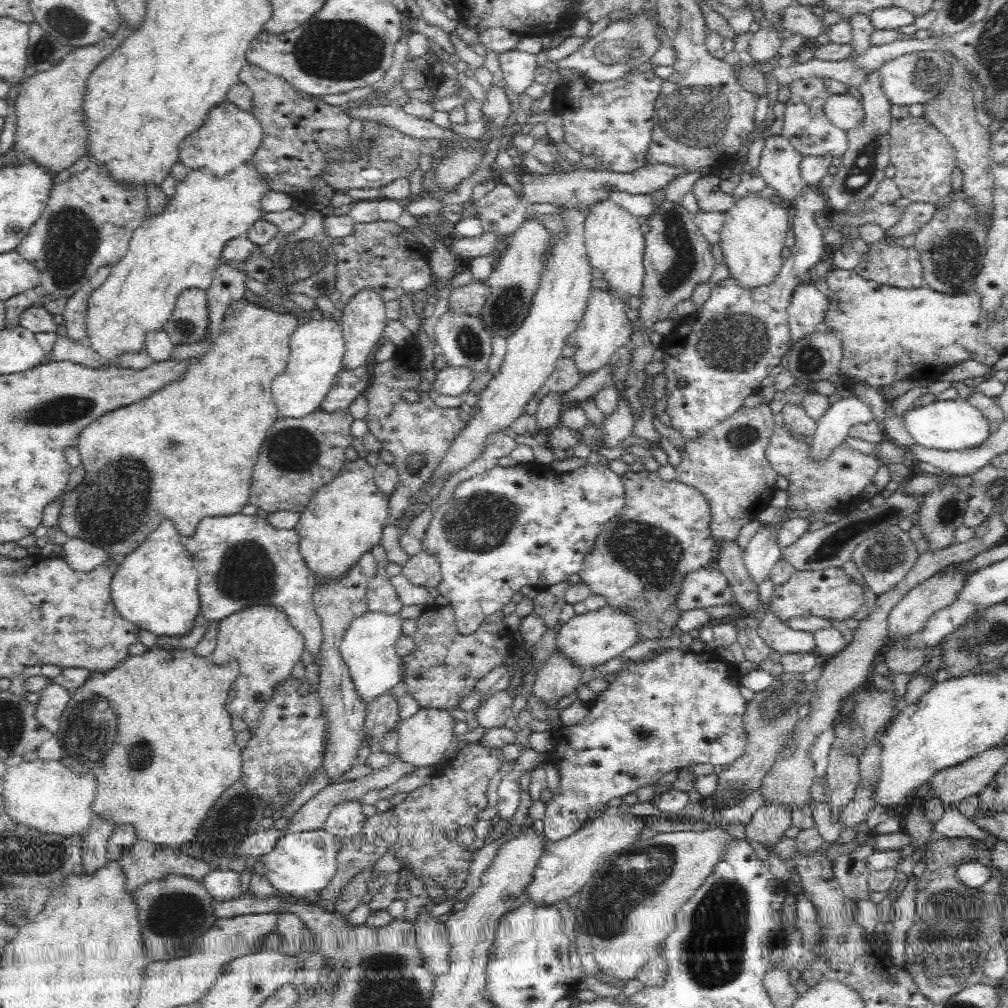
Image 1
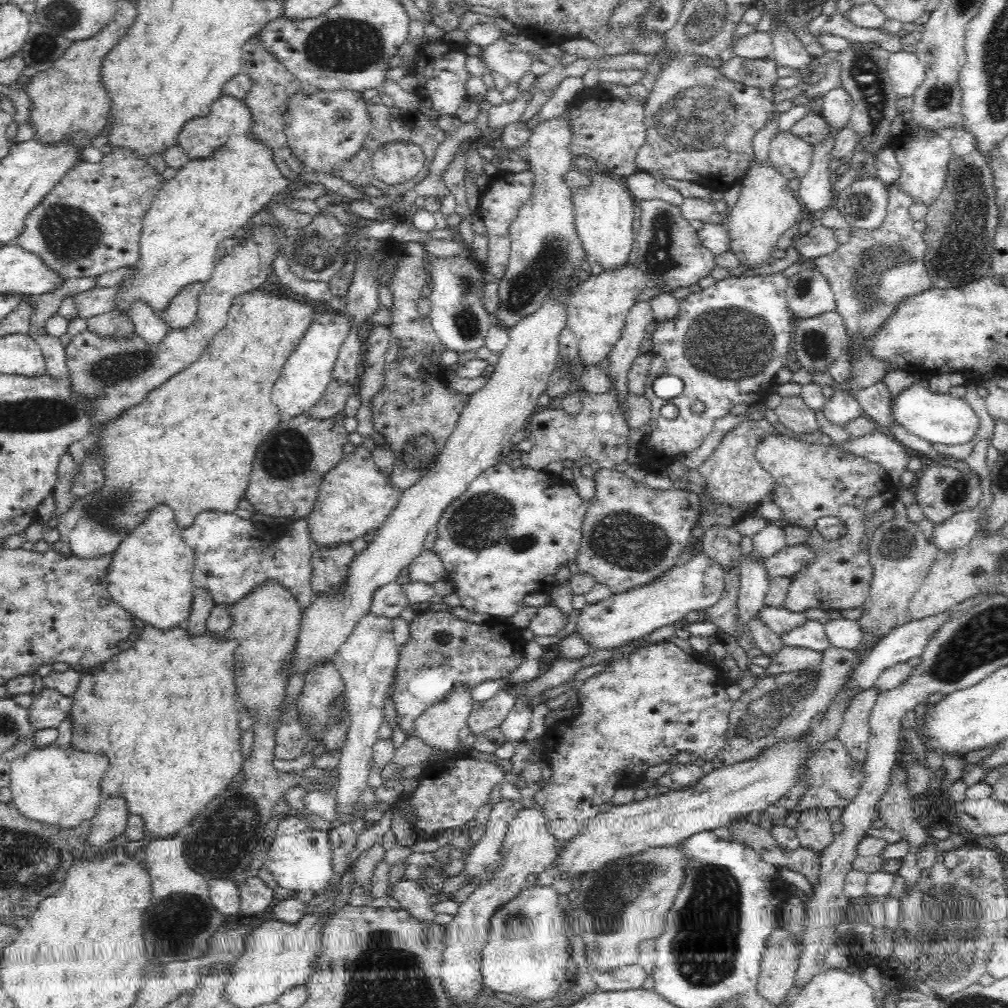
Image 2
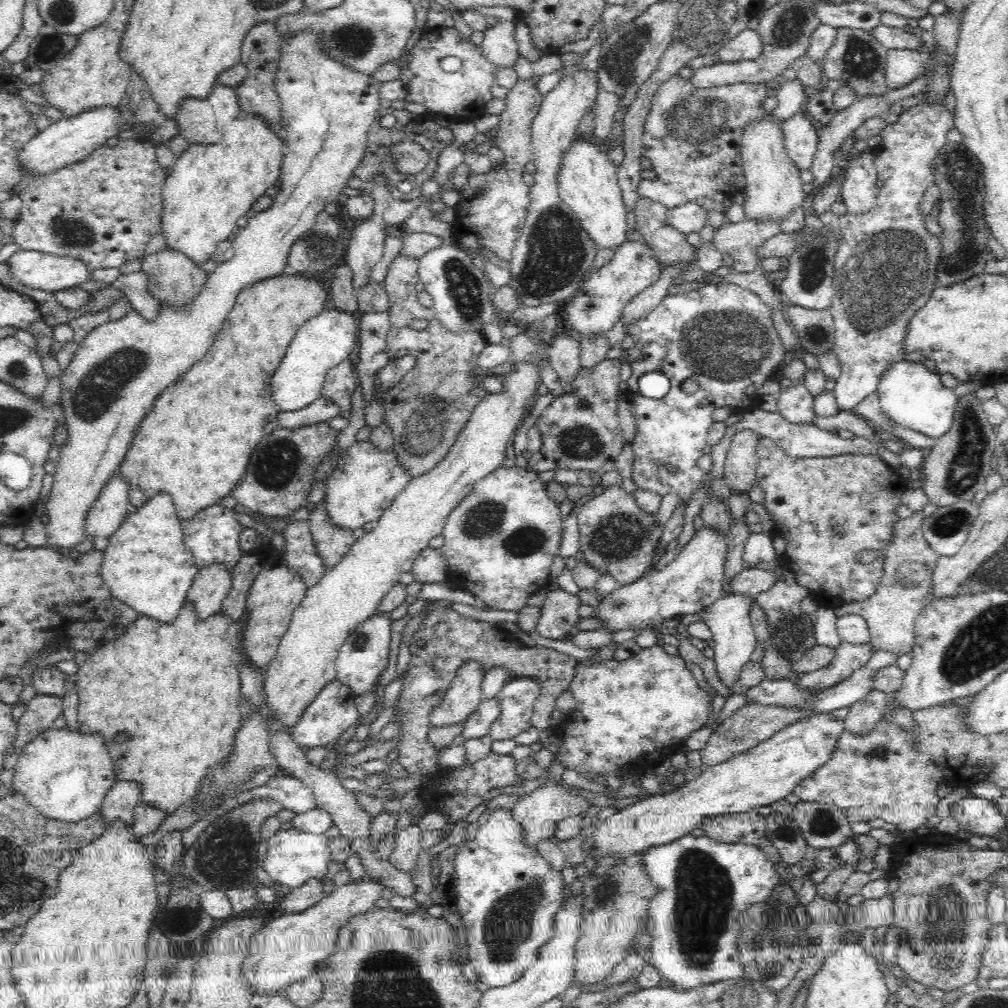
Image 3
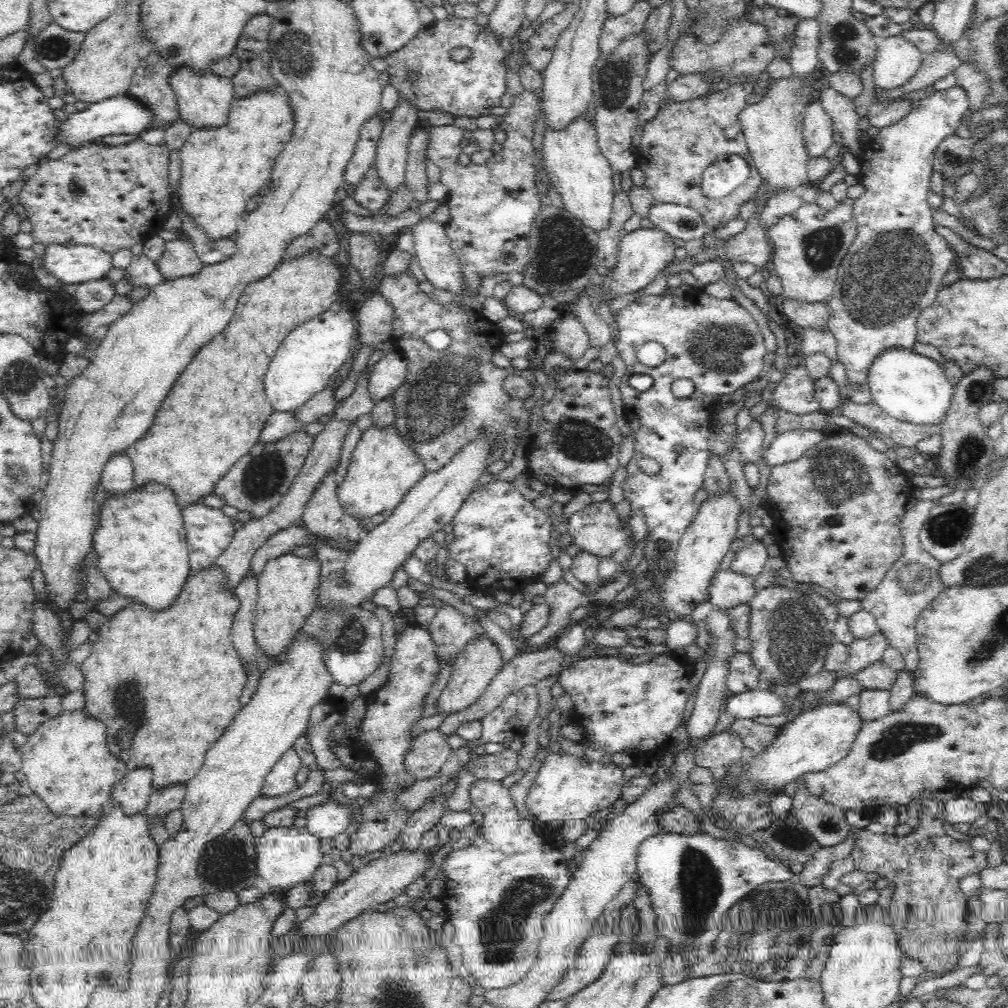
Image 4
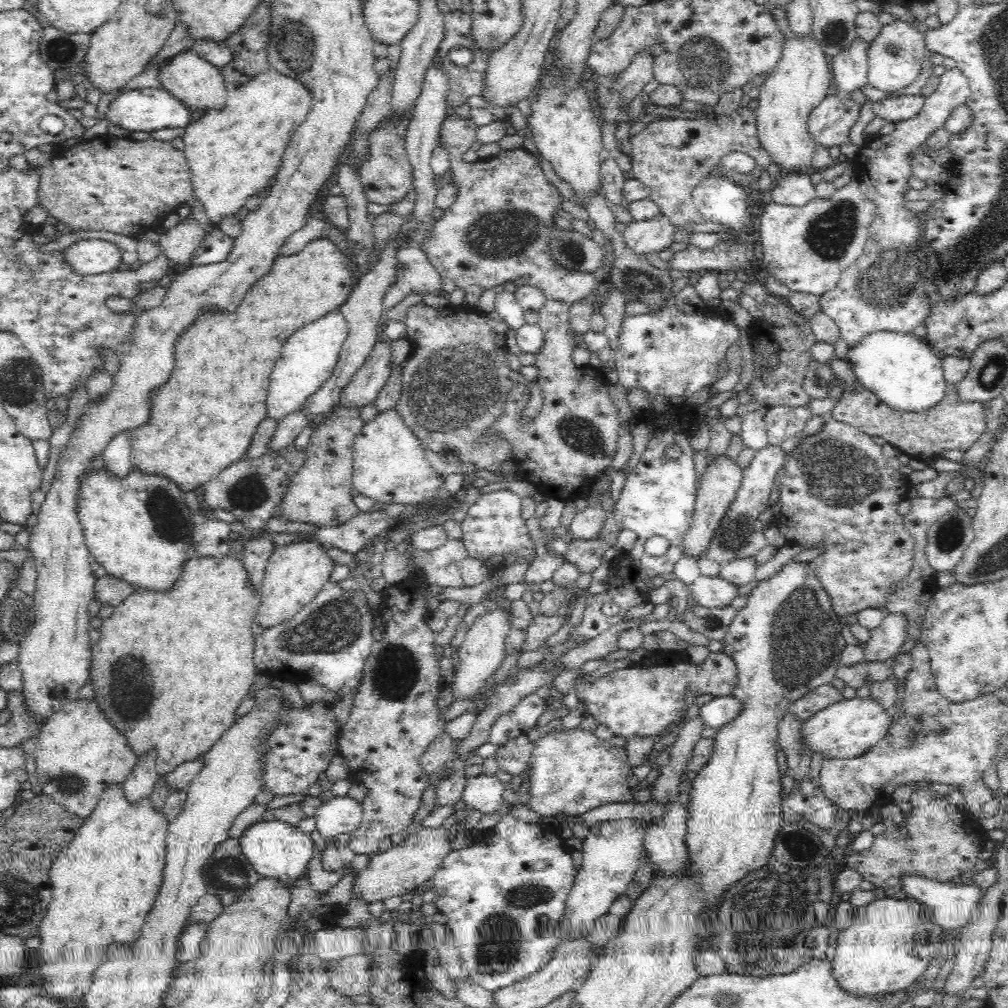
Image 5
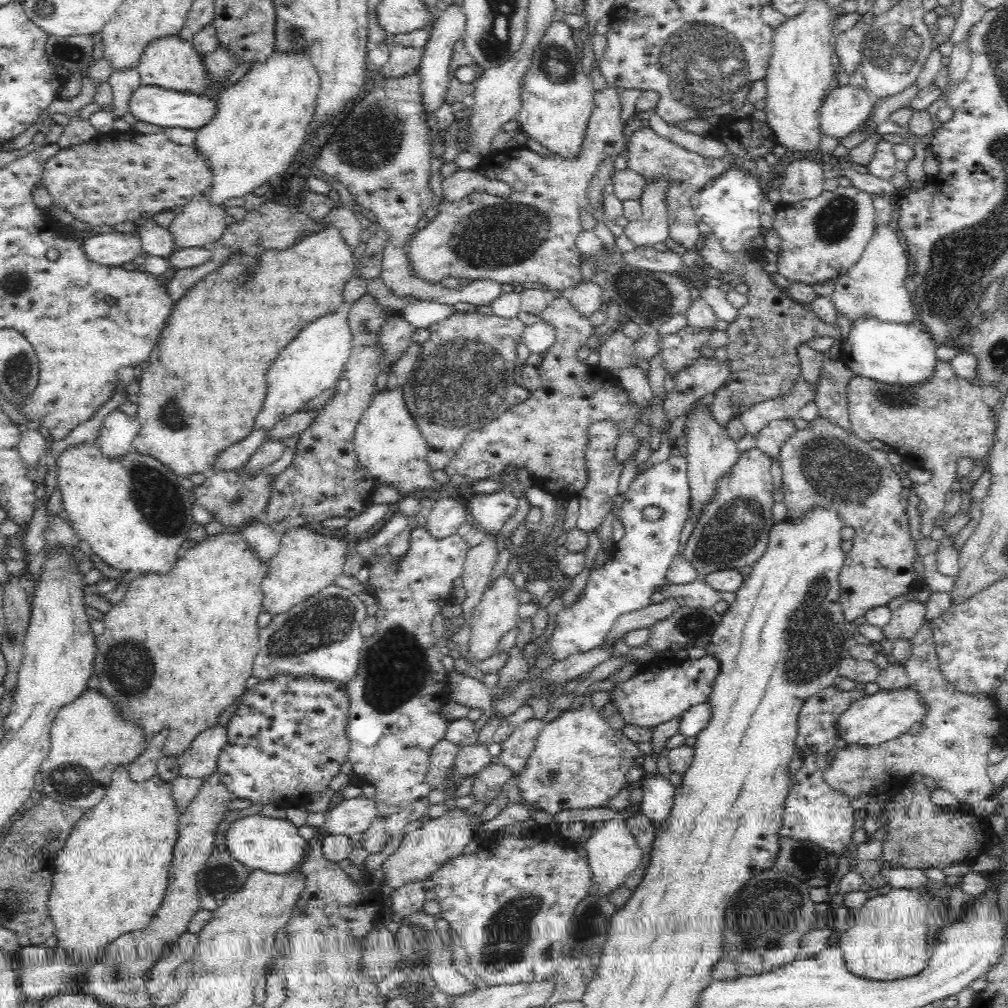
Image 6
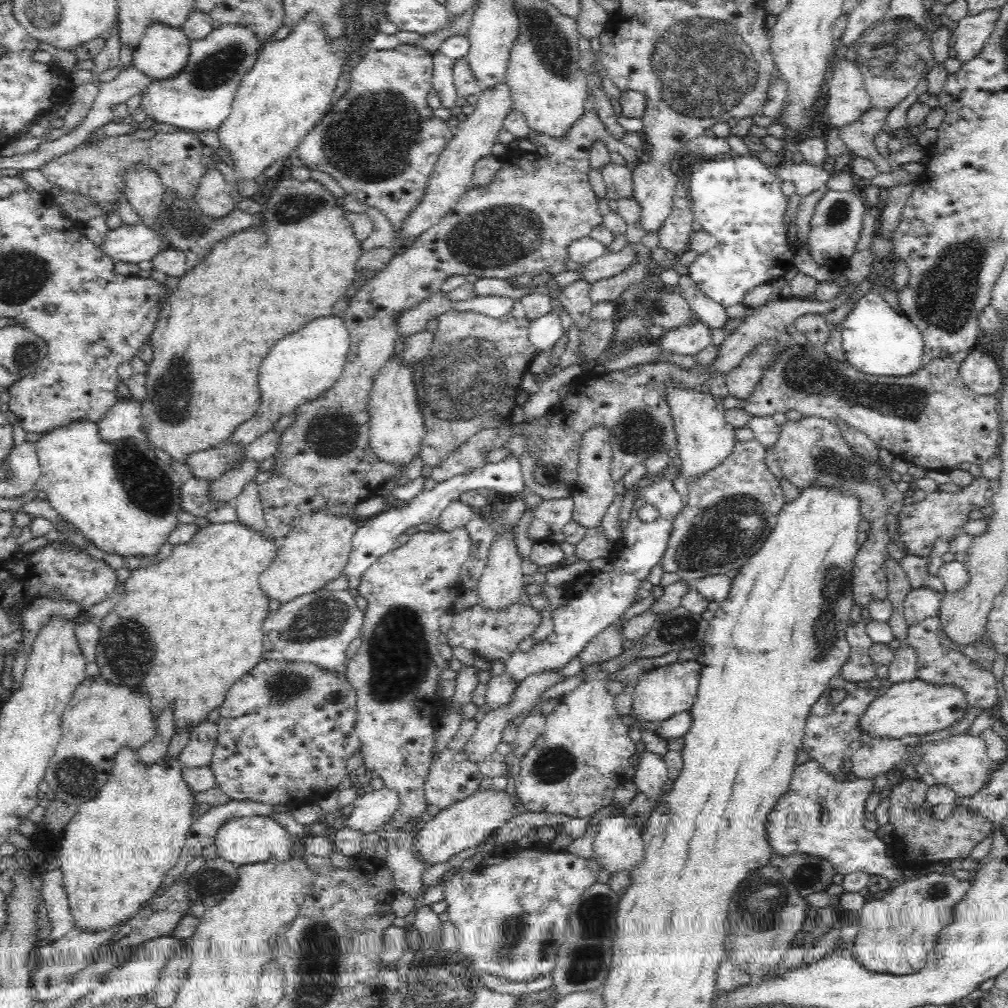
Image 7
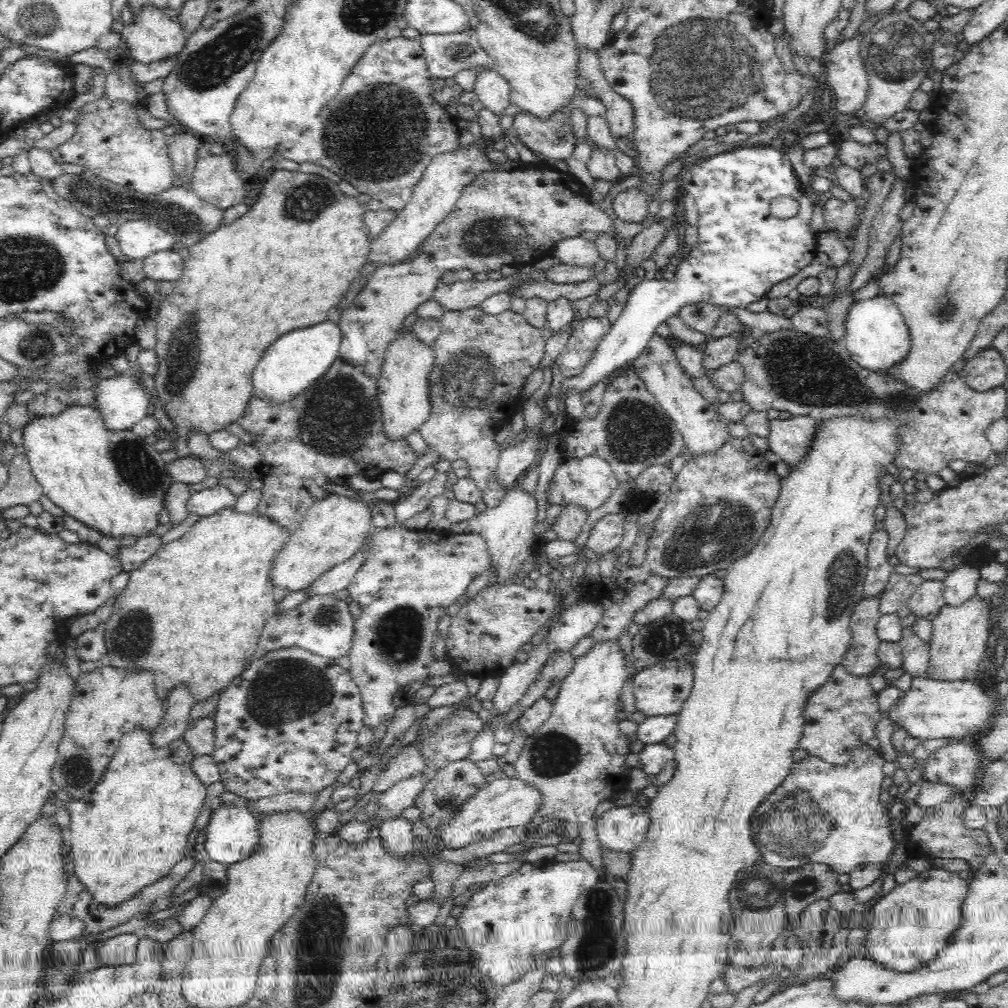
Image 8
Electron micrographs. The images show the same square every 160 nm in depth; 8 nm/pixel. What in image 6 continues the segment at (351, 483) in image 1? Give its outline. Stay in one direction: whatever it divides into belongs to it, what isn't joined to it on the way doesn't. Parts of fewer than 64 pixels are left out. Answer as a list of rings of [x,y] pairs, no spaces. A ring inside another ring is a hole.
[[[404,388],[378,391],[362,416],[354,433],[355,451],[359,462],[369,470],[376,484],[394,485],[398,492],[412,492],[433,488],[440,490],[440,484],[430,477],[430,465],[426,461],[427,444],[406,409]]]

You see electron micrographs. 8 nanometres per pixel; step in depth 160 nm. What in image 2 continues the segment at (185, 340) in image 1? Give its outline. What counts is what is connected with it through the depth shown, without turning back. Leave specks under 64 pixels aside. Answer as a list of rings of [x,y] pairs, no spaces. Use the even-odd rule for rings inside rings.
[[[192,283],[184,287],[160,313],[160,318],[169,328],[186,328],[196,320],[197,300],[203,283]]]

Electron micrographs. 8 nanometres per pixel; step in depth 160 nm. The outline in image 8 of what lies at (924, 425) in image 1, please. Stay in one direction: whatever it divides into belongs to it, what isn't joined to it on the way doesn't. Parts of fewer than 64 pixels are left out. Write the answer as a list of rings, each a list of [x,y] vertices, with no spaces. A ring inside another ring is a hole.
[[[884,295],[856,300],[848,309],[844,330],[848,354],[854,363],[876,373],[886,373],[889,368],[898,365],[907,356],[911,346],[909,328],[899,308],[890,297]]]

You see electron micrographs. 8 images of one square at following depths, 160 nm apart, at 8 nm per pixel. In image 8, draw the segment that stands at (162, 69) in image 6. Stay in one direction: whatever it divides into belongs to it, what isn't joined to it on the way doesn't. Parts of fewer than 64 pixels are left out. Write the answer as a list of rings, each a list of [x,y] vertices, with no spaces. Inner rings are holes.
[[[145,5],[134,21],[123,25],[121,31],[124,48],[142,64],[179,54],[187,41],[182,26],[154,5]]]

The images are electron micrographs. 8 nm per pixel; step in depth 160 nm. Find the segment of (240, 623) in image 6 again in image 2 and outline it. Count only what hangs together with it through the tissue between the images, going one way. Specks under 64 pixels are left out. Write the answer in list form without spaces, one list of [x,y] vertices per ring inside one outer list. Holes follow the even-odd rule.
[[[149,623],[144,624],[143,630],[134,636],[134,644],[126,650],[116,652],[109,660],[90,666],[87,671],[79,674],[79,683],[74,696],[71,698],[71,722],[73,722],[73,739],[71,746],[81,752],[93,752],[93,754],[106,754],[110,758],[109,767],[106,769],[101,782],[101,791],[104,799],[110,796],[122,796],[127,803],[129,814],[138,814],[143,819],[146,834],[153,839],[170,839],[181,828],[190,824],[190,820],[200,813],[218,793],[223,792],[232,778],[243,768],[240,750],[240,737],[243,732],[238,727],[238,713],[240,710],[237,688],[235,685],[234,650],[238,643],[231,638],[230,632],[224,636],[212,635],[207,630],[200,636],[188,635],[188,629],[184,626],[160,631],[154,629]]]

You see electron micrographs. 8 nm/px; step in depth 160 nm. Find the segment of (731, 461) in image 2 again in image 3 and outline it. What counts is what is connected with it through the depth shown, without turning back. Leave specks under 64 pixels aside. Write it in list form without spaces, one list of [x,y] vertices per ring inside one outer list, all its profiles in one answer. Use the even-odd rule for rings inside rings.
[[[744,429],[732,438],[724,466],[724,478],[731,490],[748,493],[751,486],[757,484],[757,444],[760,438],[751,429]]]

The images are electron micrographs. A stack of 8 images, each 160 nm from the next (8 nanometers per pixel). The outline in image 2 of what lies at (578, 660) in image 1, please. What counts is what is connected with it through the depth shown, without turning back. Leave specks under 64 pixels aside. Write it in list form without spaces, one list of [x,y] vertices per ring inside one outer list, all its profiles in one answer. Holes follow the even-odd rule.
[[[699,549],[686,564],[682,564],[682,568],[674,566],[648,584],[610,595],[610,598],[596,604],[586,604],[576,619],[578,628],[574,634],[582,637],[582,641],[591,649],[618,648],[664,626],[683,624],[684,614],[694,610],[702,612],[708,606],[713,606],[723,590],[723,568]]]

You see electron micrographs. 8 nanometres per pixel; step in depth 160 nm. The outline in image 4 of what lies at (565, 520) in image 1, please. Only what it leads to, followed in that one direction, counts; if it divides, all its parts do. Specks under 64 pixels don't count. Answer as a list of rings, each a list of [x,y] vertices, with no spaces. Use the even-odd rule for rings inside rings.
[[[492,482],[492,484],[486,484],[486,486],[482,486],[482,488],[478,488],[476,492],[471,493],[455,514],[455,517],[453,518],[455,539],[449,544],[449,556],[452,559],[454,558],[454,560],[458,560],[460,564],[465,566],[465,569],[467,570],[467,578],[465,581],[475,593],[492,594],[495,590],[500,590],[500,588],[510,590],[512,594],[520,593],[524,586],[537,581],[538,576],[544,573],[544,570],[548,568],[548,565],[552,560],[550,546],[548,545],[550,544],[550,524],[552,524],[550,512],[548,512],[548,510],[536,510],[534,504],[528,502],[528,500],[524,500],[524,498],[518,494],[518,490],[516,490],[510,482]]]

